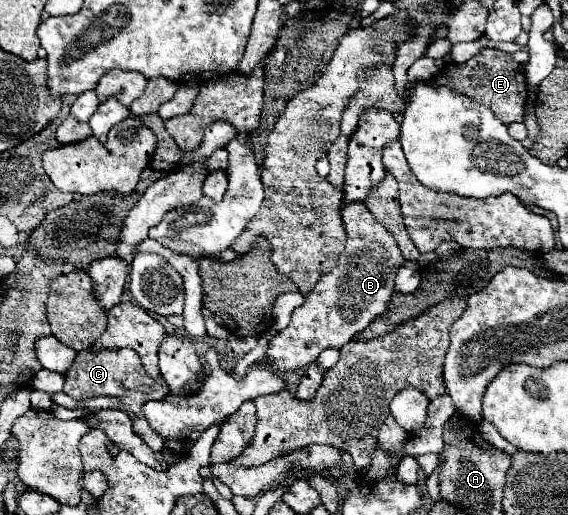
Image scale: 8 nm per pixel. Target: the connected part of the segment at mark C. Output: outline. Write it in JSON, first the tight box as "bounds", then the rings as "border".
{"bounds":[64,348,168,452],"border":[[[116,348],[116,350],[82,350],[76,356],[76,364],[68,370],[66,374],[66,382],[64,382],[64,392],[74,398],[74,400],[88,400],[94,396],[116,396],[120,398],[122,406],[120,410],[124,410],[130,418],[132,418],[132,428],[134,432],[154,450],[154,452],[162,452],[164,448],[164,440],[160,434],[152,432],[150,424],[144,420],[142,414],[142,406],[148,400],[160,400],[164,396],[168,396],[168,386],[166,382],[158,382],[152,380],[142,364],[140,364],[140,356],[136,356],[136,352],[132,352],[132,348]]]}

